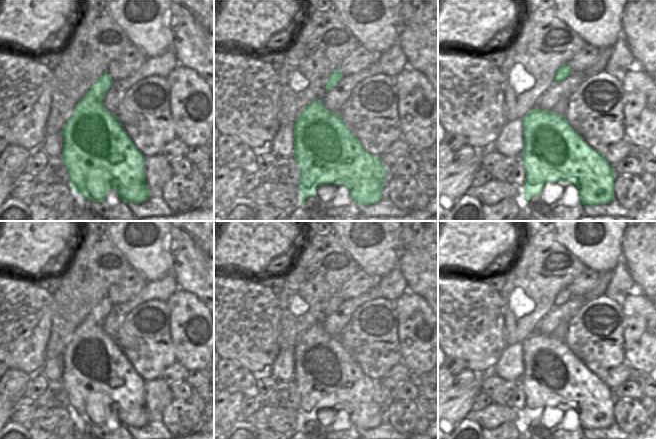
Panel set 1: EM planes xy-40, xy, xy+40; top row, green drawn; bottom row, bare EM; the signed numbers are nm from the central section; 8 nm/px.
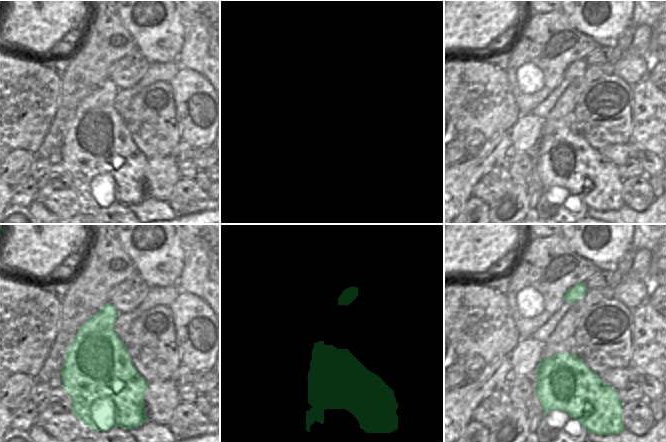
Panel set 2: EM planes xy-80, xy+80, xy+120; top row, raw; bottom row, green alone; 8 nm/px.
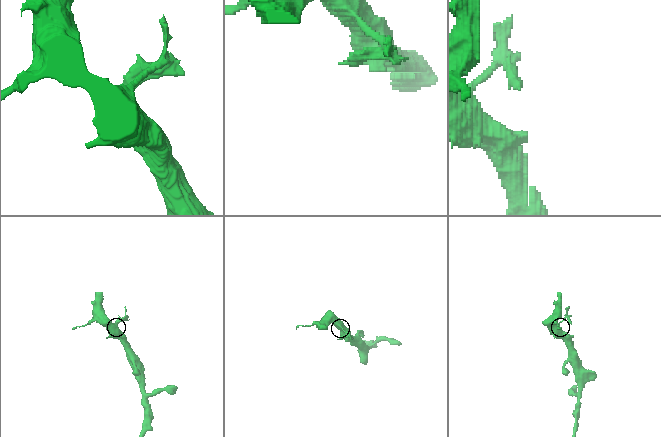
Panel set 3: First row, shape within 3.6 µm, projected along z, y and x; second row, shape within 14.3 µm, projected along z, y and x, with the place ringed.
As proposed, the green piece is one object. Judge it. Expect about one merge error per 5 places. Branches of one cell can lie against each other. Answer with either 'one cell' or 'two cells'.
two cells

